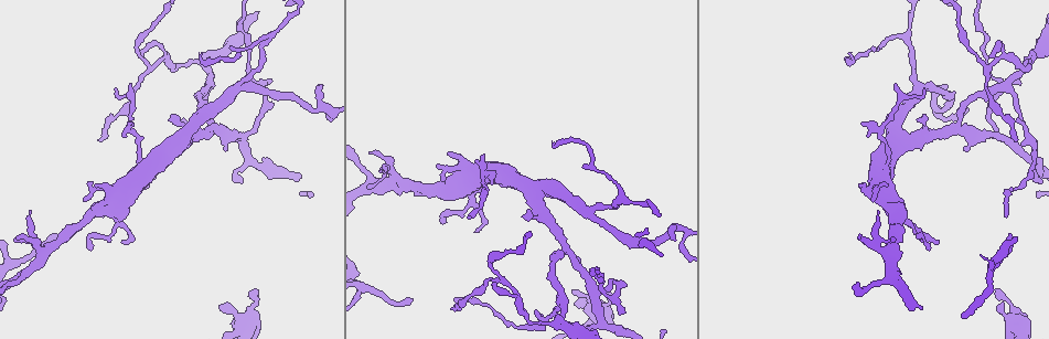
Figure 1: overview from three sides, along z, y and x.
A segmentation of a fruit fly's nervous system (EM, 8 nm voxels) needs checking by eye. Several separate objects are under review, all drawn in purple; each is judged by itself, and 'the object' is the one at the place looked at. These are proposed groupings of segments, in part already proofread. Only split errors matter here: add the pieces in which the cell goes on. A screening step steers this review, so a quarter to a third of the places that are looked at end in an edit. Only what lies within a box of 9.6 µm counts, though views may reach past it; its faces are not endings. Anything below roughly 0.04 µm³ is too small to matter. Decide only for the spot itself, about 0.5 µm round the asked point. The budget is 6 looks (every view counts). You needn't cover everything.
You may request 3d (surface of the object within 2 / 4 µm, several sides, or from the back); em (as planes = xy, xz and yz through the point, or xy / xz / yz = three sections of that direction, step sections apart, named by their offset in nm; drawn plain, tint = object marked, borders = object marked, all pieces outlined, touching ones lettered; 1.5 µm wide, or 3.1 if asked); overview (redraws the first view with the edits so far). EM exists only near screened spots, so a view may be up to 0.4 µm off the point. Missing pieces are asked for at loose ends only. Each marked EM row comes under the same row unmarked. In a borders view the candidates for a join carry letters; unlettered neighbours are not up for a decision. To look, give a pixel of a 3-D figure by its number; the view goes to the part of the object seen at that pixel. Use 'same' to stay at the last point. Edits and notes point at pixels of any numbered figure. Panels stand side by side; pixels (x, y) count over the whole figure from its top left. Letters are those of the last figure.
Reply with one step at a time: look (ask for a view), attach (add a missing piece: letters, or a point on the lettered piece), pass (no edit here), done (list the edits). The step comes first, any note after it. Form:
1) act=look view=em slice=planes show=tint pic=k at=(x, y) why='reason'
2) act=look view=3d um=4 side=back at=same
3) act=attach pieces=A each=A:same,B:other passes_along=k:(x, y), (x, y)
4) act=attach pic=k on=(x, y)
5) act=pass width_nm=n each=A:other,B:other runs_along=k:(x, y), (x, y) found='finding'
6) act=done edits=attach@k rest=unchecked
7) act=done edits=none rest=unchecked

act=look view=3d um=2 pic=1 at=(878, 213) why='tapers out'

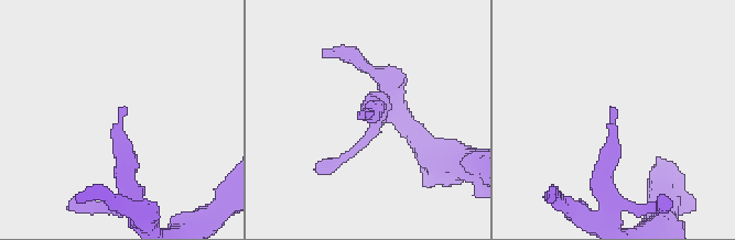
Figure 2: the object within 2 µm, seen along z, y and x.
act=look view=em slice=planes show=borders pic=2 at=(369, 118)

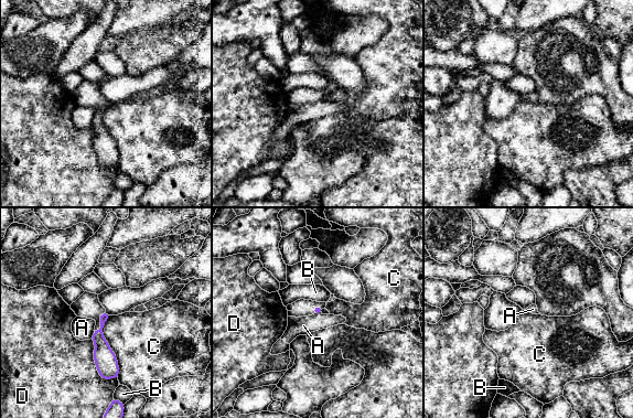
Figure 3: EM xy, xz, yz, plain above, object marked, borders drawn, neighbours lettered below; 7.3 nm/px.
act=pass each=A:other,B:other,C:other,D:other runs_along=3:(104, 314), (99, 341), (108, 376) found='no lettered piece goes on from it'

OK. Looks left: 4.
act=look view=em slice=xz step=4 show=tint pic=1 at=(921, 119) why='branch stops here'

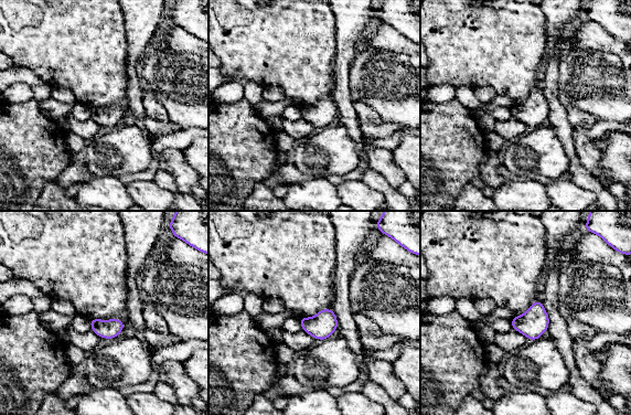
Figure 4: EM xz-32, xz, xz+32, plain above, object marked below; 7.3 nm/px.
act=look view=em slice=planes show=borders at=same

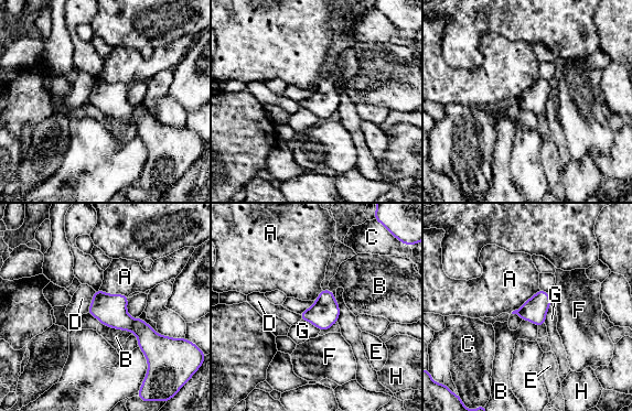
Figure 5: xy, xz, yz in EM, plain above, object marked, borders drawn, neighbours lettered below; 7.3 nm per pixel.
act=pass each=A:other,B:other,C:other,D:other,E:other,F:other,G:other,H:other border=5:(99, 322), (135, 334) found='no lettered piece goes on from it'

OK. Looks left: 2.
act=look view=3d um=4 pic=1 at=(249, 296) why='an open end'

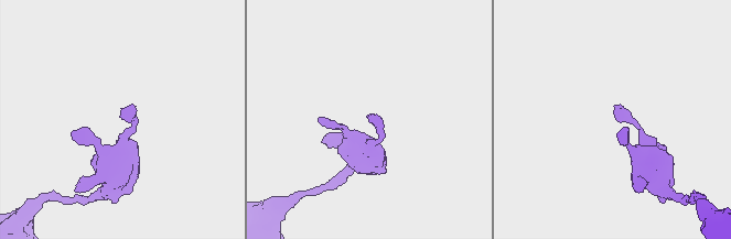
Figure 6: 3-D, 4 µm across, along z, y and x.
act=look view=em slice=xz step=4 show=borders pic=6 at=(369, 115)

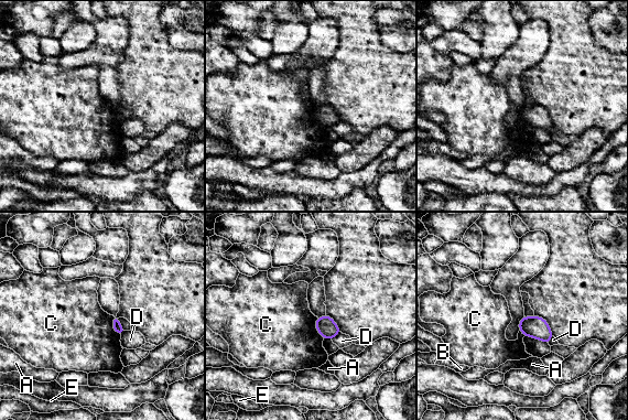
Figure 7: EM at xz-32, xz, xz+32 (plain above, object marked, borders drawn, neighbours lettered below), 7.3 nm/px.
act=pass each=A:other,B:other,C:other,D:other,E:other border=7:(112, 316), (112, 329), (120, 335) found='none of them fits'

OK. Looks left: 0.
act=done edits=none rest=unchecked

